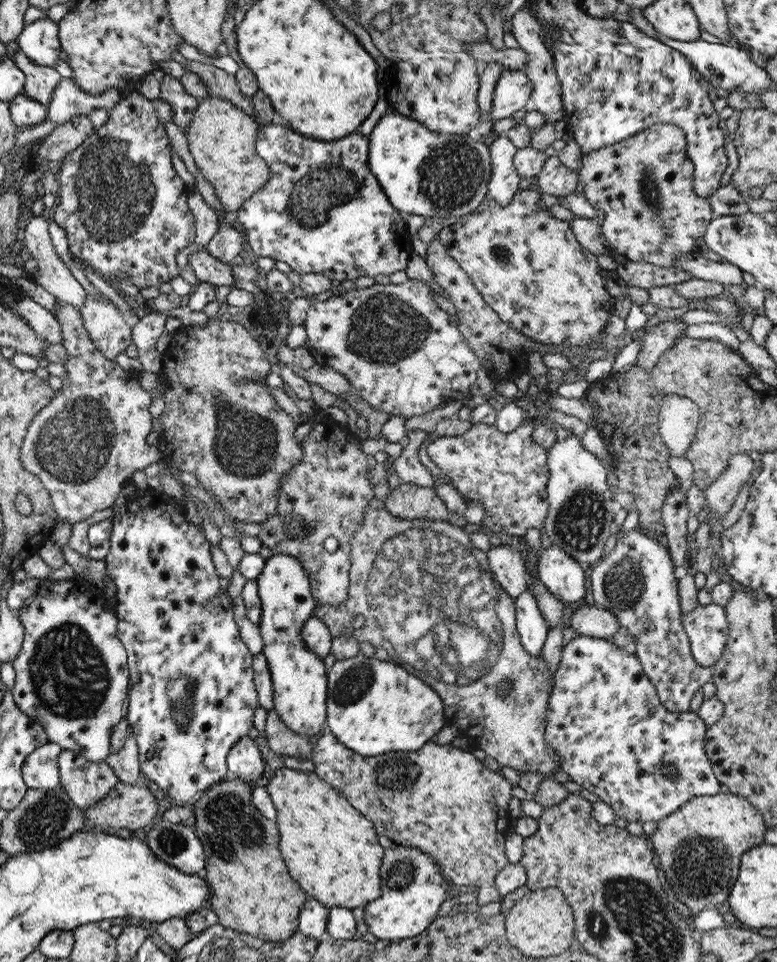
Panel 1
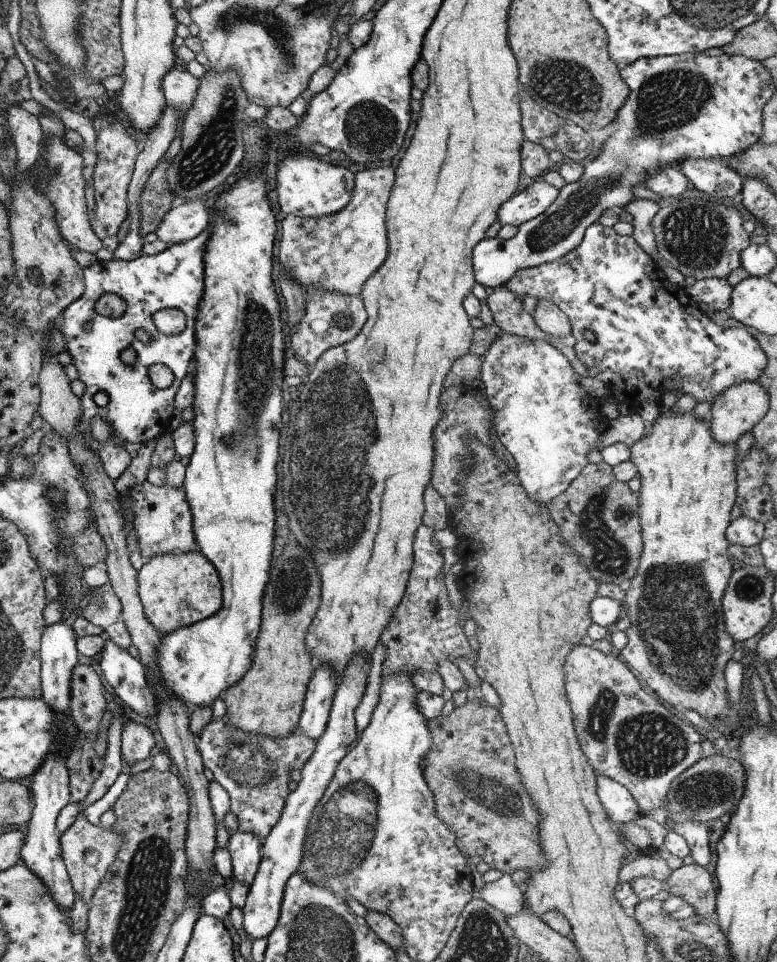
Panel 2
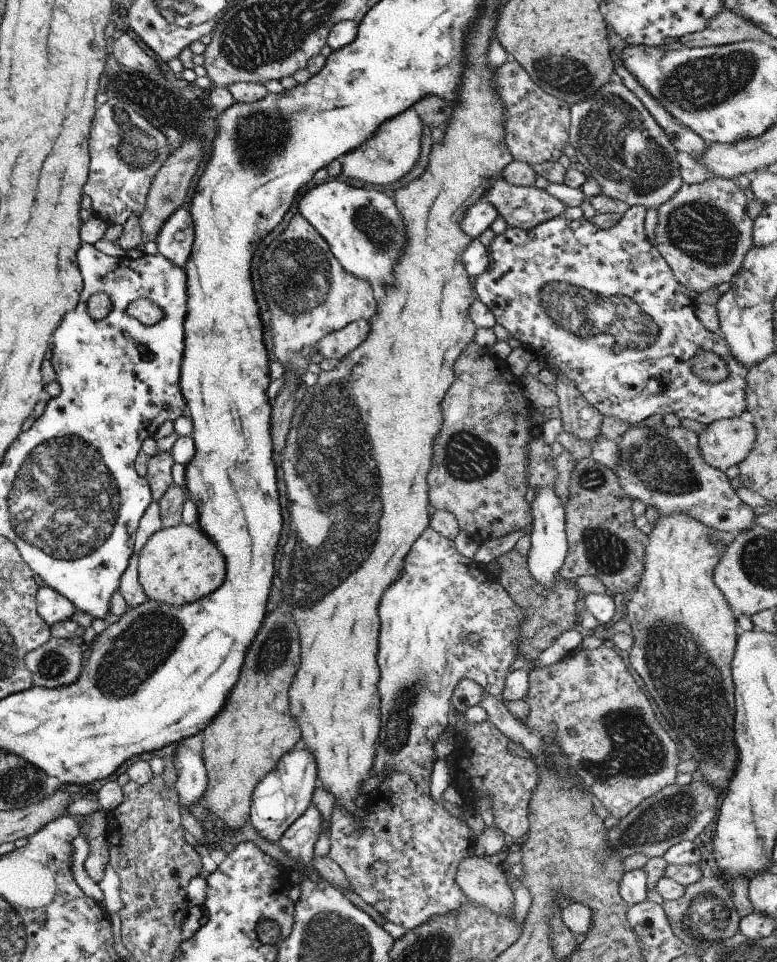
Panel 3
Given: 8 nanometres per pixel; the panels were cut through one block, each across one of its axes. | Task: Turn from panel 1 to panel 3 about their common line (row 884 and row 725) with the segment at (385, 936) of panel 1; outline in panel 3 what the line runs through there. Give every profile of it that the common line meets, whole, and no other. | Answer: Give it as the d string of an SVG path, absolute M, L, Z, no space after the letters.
M431 527L425 530L415 539L410 546L409 552L405 555L404 565L399 580L395 581L389 590L381 596L381 602L377 606L379 614L379 638L377 638L377 666L379 666L379 676L376 684L378 695L380 696L380 725L373 757L372 767L369 775L377 776L383 774L383 778L378 786L373 789L373 794L369 794L369 806L361 807L358 812L342 808L341 805L334 805L328 821L328 837L330 842L329 852L326 854L343 872L352 888L352 892L357 894L363 902L372 906L374 910L389 922L399 924L408 931L415 929L419 925L425 924L431 917L457 913L461 907L473 904L470 898L458 887L454 877L461 860L471 856L474 837L463 819L456 819L445 811L441 803L433 801L429 795L429 775L432 771L434 760L433 743L437 741L437 736L445 730L449 720L449 708L451 708L450 696L455 685L461 679L469 679L478 684L485 693L494 697L501 697L504 687L505 677L508 675L510 665L515 660L516 642L518 641L518 624L524 619L522 610L513 604L509 595L500 583L494 579L484 565L476 564L473 559L468 559L457 553L453 541L437 534Z

